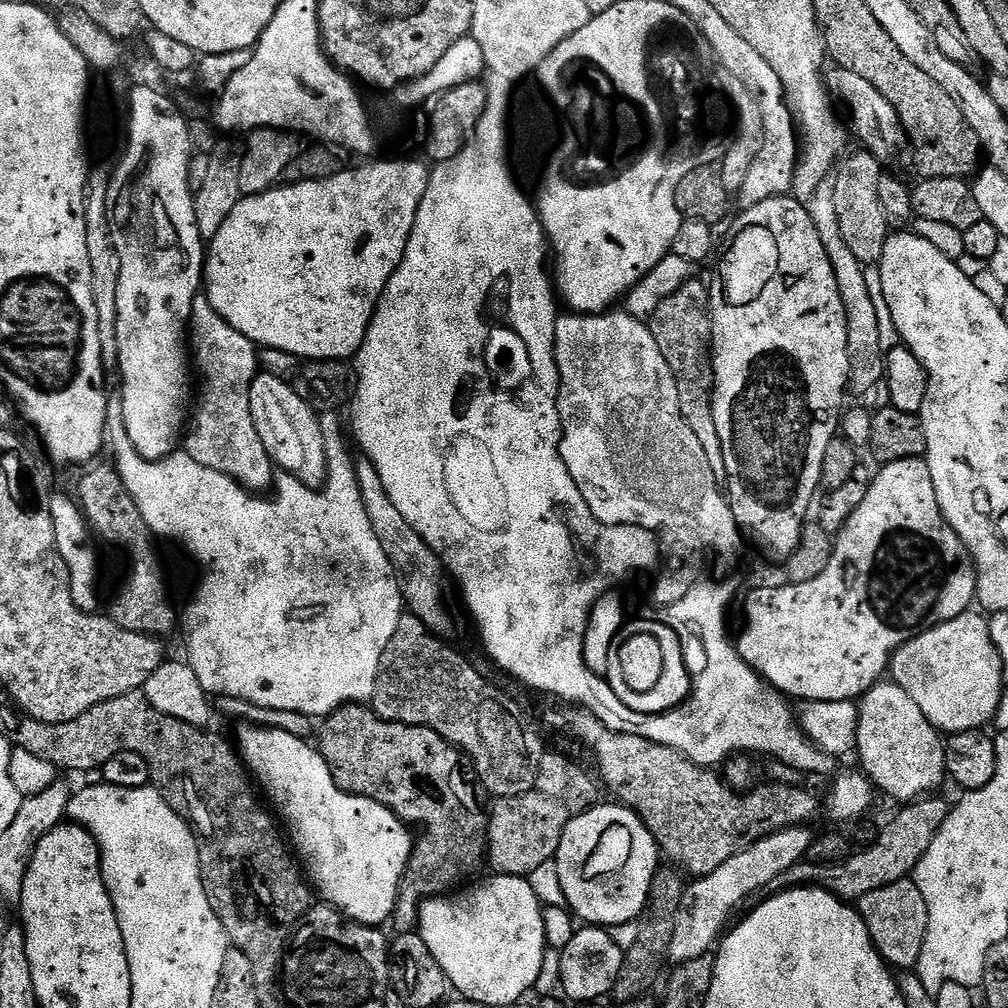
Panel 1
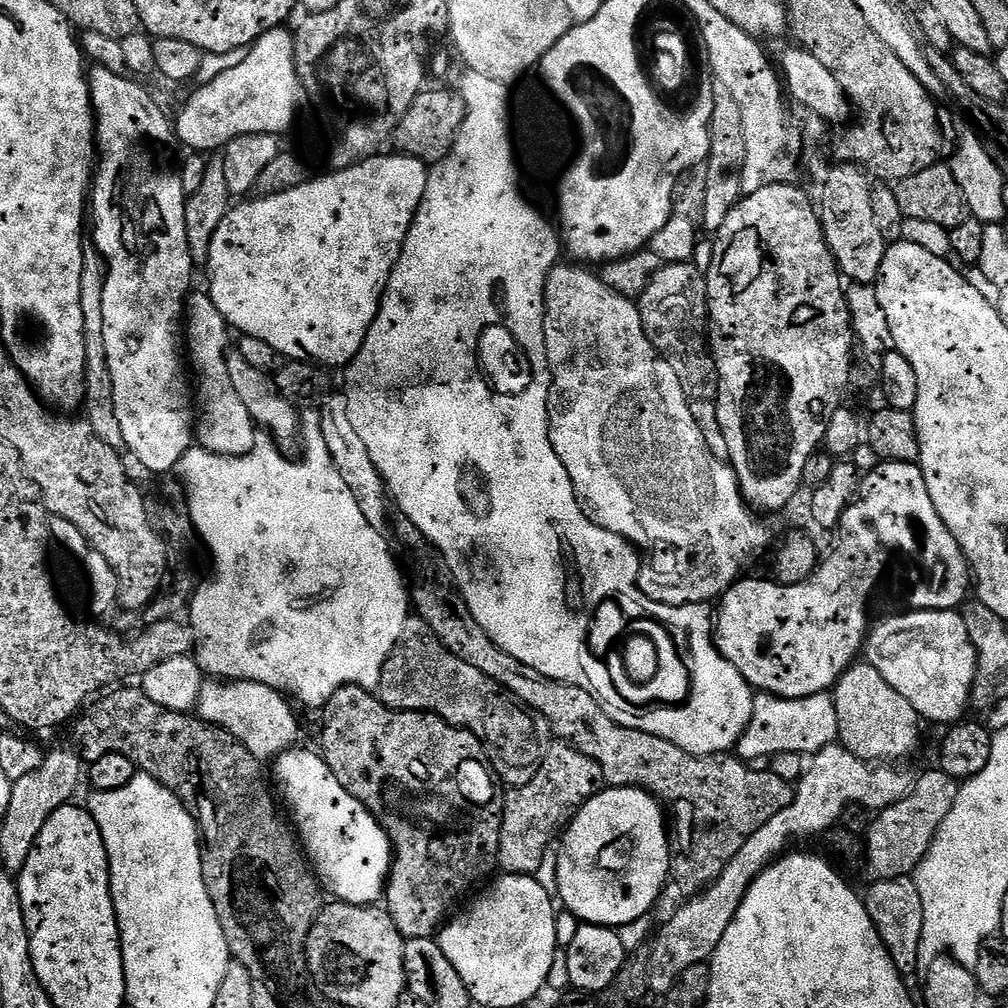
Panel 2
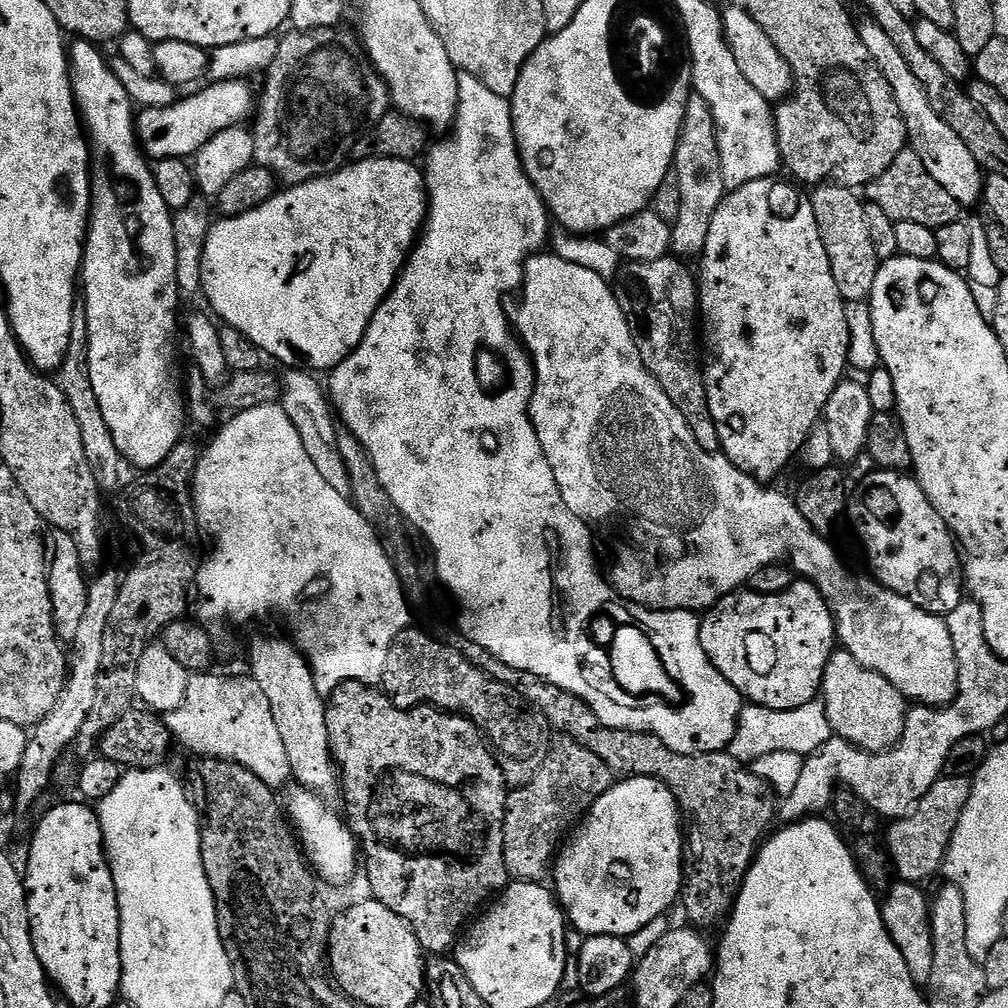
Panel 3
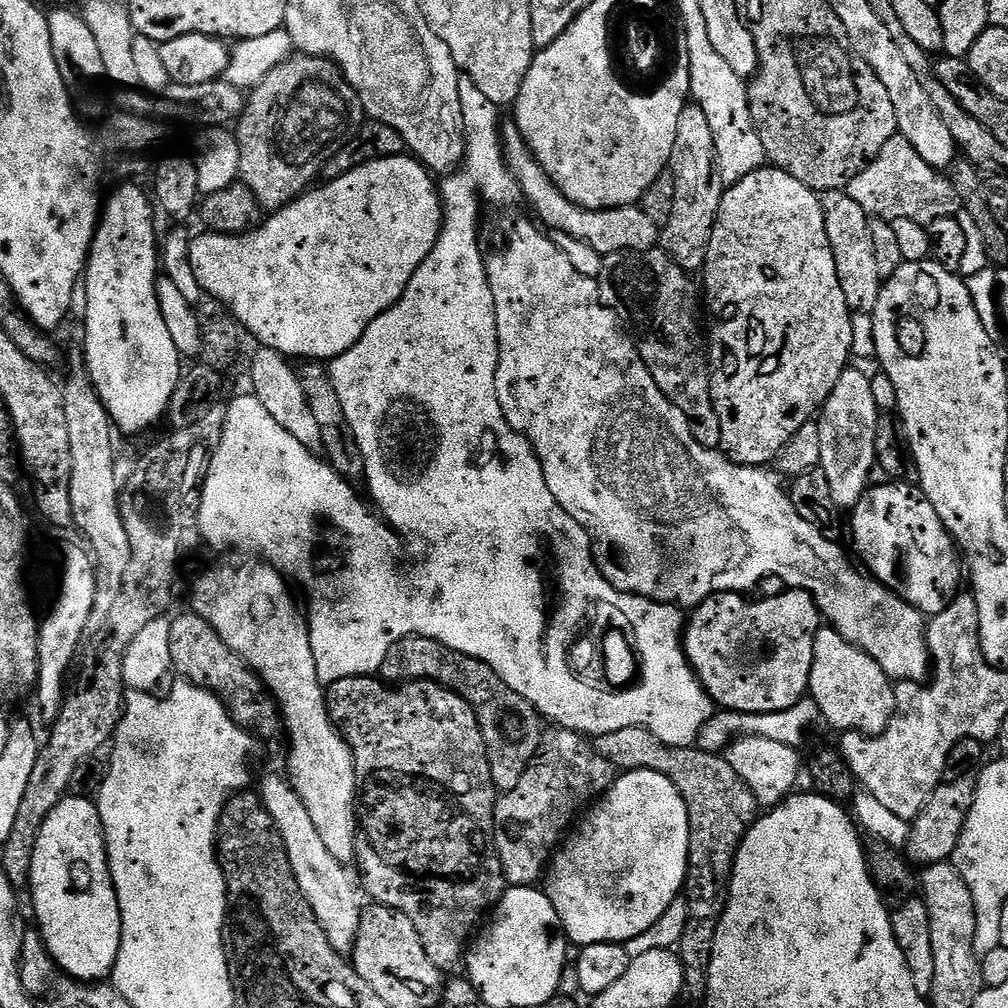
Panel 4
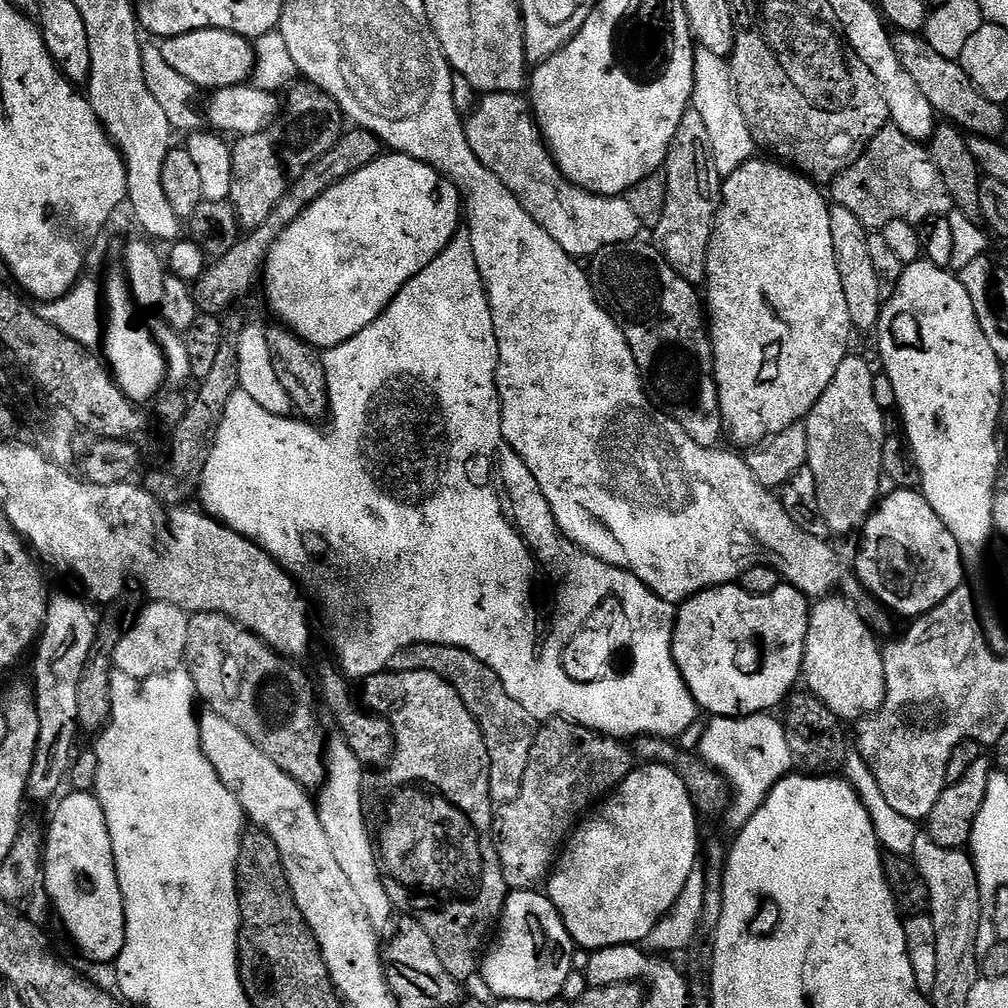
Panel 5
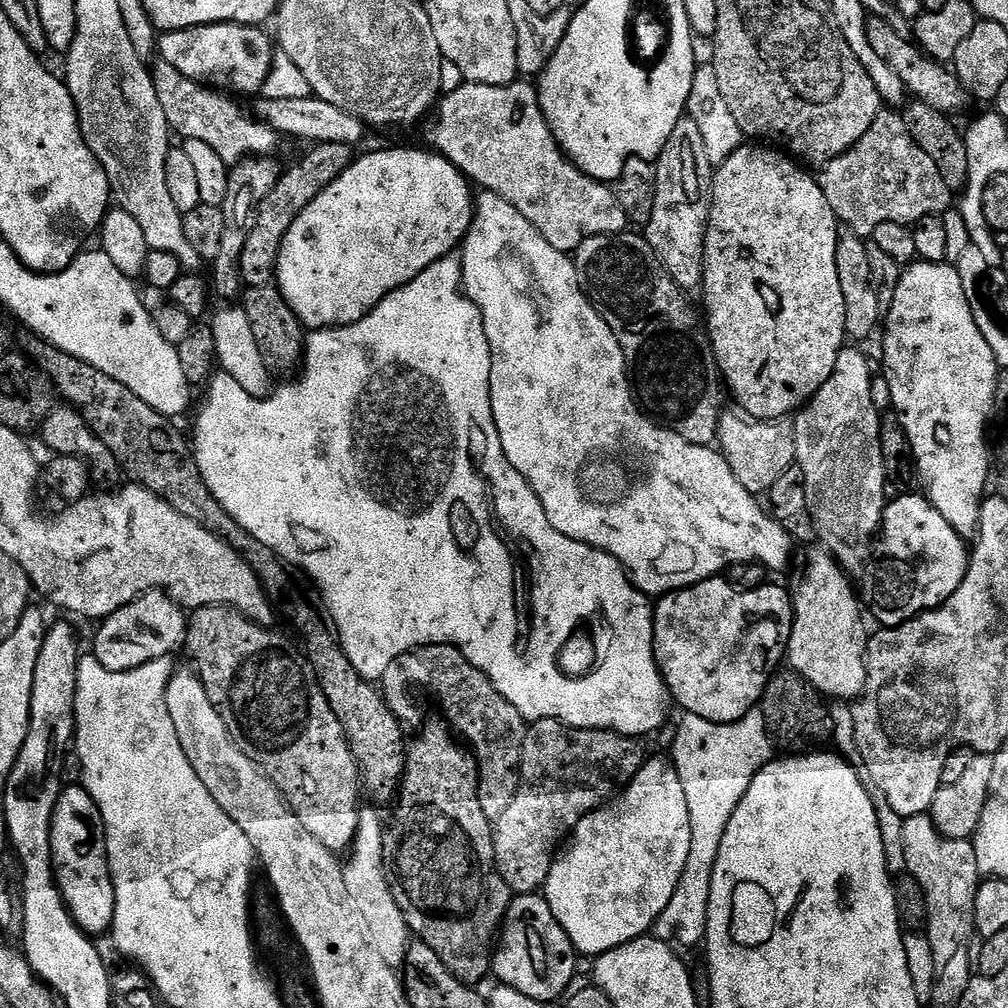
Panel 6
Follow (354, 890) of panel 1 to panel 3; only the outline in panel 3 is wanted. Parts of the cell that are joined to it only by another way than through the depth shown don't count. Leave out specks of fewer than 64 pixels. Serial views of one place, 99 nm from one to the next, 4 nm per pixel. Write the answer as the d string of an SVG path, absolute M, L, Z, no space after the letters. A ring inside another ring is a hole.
M295 786L288 792L286 815L298 833L300 847L311 867L318 873L321 881L332 884L344 884L358 872L358 840L344 820L327 804L325 797L311 788Z

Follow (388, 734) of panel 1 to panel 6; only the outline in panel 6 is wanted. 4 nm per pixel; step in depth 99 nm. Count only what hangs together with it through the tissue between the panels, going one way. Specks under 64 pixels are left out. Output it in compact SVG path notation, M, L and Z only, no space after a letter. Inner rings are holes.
M441 723L442 725L426 724L419 729L419 731L421 730L420 737L413 744L411 741L406 748L404 779L400 782L398 799L394 804L396 813L392 816L392 829L389 832L387 829L384 836L384 869L386 870L386 878L390 882L390 890L394 894L394 902L398 902L398 910L402 910L402 914L406 918L409 929L414 933L415 939L419 943L430 946L430 950L434 950L434 954L438 954L438 958L442 958L444 965L462 983L476 986L479 985L478 982L484 975L489 975L494 955L494 941L497 939L498 929L504 923L504 917L508 915L508 908L512 905L514 893L512 889L506 886L506 882L496 870L496 851L492 841L494 824L493 821L486 818L486 814L482 810L482 802L480 801L480 769L476 763L475 755L468 750L463 752L448 737L449 729L443 723Z

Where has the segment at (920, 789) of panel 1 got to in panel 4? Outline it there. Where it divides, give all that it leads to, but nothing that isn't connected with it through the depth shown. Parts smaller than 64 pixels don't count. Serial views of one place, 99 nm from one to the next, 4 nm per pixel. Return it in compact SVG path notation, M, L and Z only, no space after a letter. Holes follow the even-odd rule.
M822 626L816 631L814 642L814 662L810 670L810 682L808 683L810 697L820 708L823 723L826 722L832 728L837 728L837 733L860 732L866 736L881 736L890 726L890 718L896 709L896 690L893 681L884 673L882 666L870 658L862 649L854 647L842 634L838 634L832 626Z

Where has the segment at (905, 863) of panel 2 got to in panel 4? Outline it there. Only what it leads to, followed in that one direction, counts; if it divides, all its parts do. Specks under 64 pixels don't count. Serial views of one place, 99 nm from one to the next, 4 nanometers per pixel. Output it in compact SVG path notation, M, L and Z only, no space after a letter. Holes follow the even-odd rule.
M956 774L953 776L956 776L953 780L951 778L945 779L936 787L934 794L930 794L926 806L922 806L922 810L916 815L916 819L911 821L906 855L913 865L942 864L951 861L956 852L958 838L962 834L962 826L966 826L970 806L974 806L976 776L972 774Z

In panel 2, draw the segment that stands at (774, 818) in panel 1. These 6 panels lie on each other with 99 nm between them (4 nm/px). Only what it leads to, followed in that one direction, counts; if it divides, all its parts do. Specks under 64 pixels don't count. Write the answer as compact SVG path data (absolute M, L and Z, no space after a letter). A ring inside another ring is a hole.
M403 514L398 518L398 534L412 547L412 552L421 560L421 564L417 566L417 576L410 580L410 604L414 609L415 615L419 616L421 620L426 622L426 626L430 626L430 630L434 630L434 638L438 638L438 642L442 642L442 646L446 646L446 650L450 650L450 654L454 654L454 658L462 658L462 662L467 662L470 666L474 666L478 670L482 670L482 674L486 674L486 678L490 678L494 682L498 682L498 686L502 686L506 691L511 692L525 709L531 710L536 716L544 716L548 723L549 729L557 741L565 744L571 744L572 747L577 748L586 758L590 758L598 764L604 775L605 785L613 788L643 788L652 793L657 800L660 801L667 819L670 821L670 847L672 850L672 857L670 858L670 866L672 871L670 873L671 883L677 884L685 893L685 897L691 898L704 891L709 884L714 881L726 870L726 866L730 862L730 858L734 858L734 854L738 854L738 850L742 850L742 846L746 846L746 838L750 838L750 834L754 834L754 830L758 830L762 826L766 826L766 822L770 822L770 818L774 818L774 814L778 814L778 810L786 810L786 806L790 806L792 801L792 794L794 791L793 785L789 781L783 780L778 773L765 770L759 772L756 766L749 766L747 763L741 762L735 755L721 754L718 756L691 756L686 750L682 750L678 746L674 746L674 742L666 742L666 738L658 738L654 734L646 734L642 730L634 730L633 728L623 728L614 723L602 710L602 706L598 706L598 702L590 694L586 694L586 690L582 690L573 684L563 684L560 680L548 680L542 674L538 674L538 670L530 670L530 666L526 666L522 662L518 662L518 658L514 658L510 654L506 654L499 648L491 638L478 626L478 622L474 618L474 614L470 614L470 610L466 606L464 597L460 595L459 591L453 587L454 581L452 578L452 569L449 568L448 563L444 557L428 543L427 540L421 537L418 526L414 526L414 522L408 516Z

